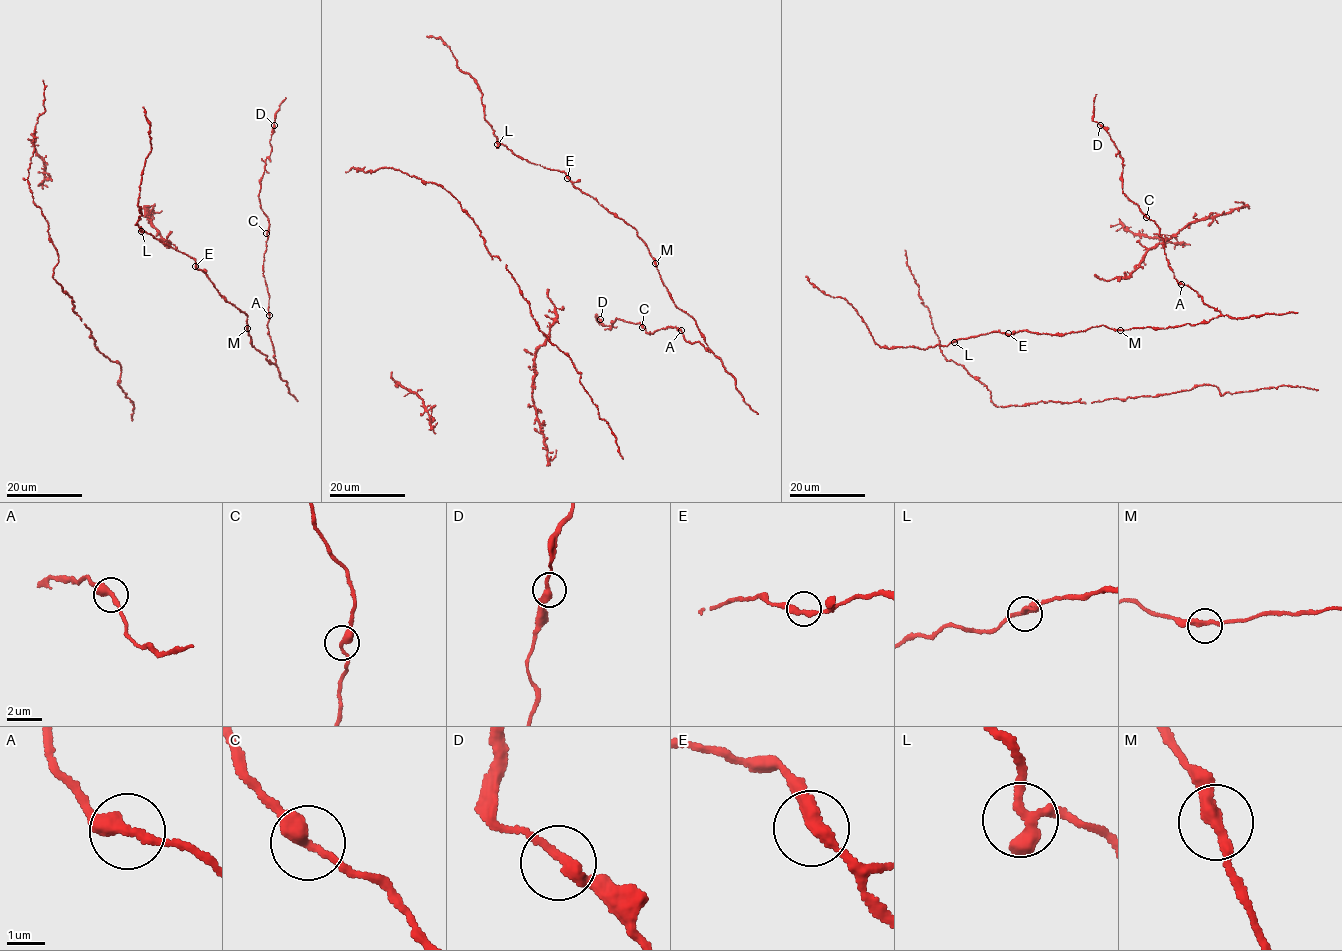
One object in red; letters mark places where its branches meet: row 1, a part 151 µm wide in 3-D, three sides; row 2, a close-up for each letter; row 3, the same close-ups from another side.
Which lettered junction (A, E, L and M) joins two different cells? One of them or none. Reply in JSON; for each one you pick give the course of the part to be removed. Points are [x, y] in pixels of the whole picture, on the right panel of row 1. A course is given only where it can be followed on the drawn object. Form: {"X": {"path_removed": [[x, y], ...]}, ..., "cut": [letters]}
{"cut": []}

